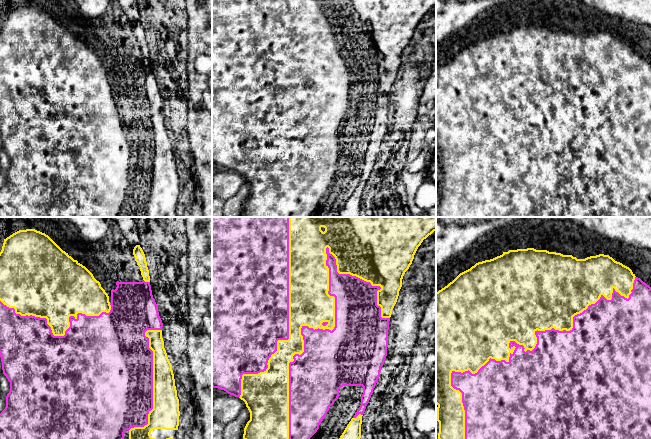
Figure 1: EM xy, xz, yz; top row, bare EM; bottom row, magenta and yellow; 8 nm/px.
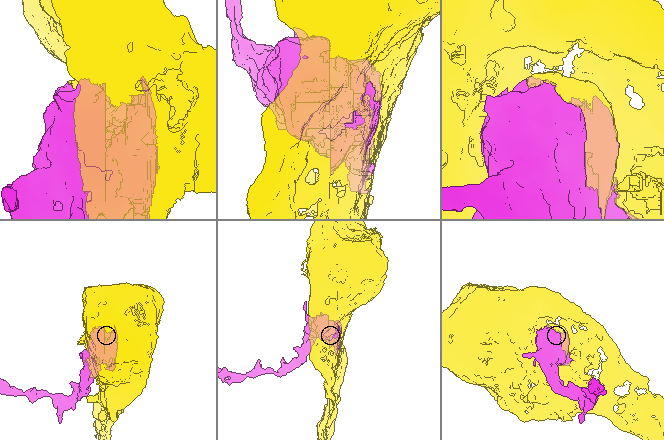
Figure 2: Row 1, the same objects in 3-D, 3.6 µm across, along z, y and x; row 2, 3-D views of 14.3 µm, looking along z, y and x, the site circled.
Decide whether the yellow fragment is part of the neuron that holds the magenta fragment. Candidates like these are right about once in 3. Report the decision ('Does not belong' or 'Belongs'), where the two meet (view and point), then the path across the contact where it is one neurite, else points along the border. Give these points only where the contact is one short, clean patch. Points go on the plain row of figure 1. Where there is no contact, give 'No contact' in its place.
Does not belong. Touches magenta at xz (301, 105)

